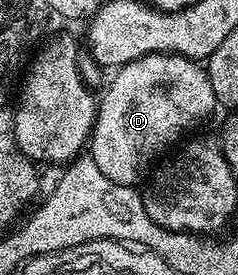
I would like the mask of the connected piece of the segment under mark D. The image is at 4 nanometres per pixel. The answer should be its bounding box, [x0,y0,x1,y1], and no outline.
[88,54,216,187]

